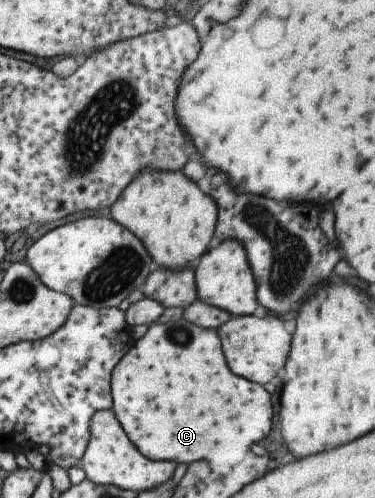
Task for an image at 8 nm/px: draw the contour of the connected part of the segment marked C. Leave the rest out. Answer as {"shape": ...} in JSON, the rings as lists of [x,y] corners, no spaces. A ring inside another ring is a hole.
{"shape":[[[175,314],[167,323],[149,326],[149,332],[133,342],[131,349],[117,362],[110,377],[111,412],[129,442],[149,460],[173,460],[189,464],[203,460],[207,450],[217,444],[217,424],[239,430],[245,442],[259,442],[271,426],[271,398],[263,386],[229,374],[216,330],[201,330]]]}

